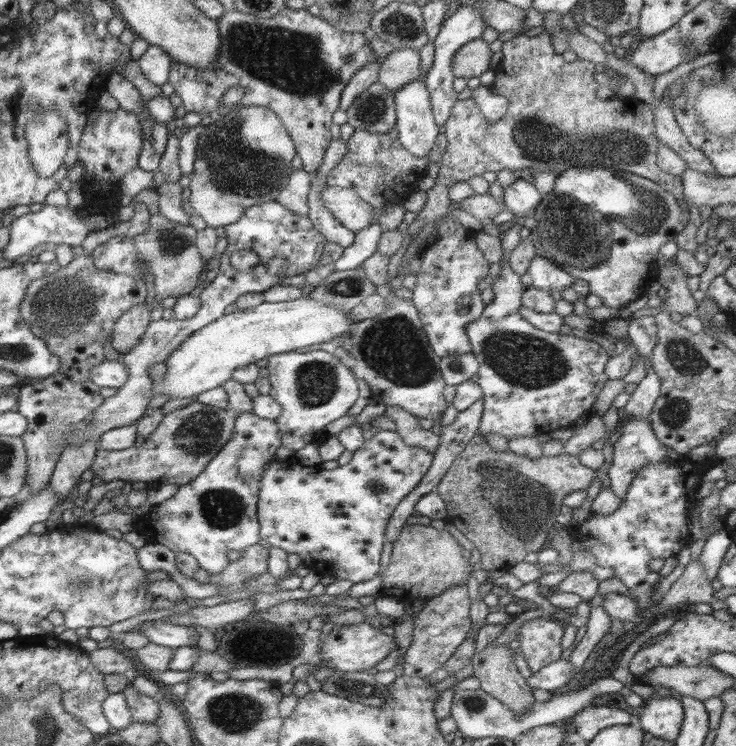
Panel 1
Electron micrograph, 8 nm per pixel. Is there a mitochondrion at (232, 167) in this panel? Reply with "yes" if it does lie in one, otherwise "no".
yes

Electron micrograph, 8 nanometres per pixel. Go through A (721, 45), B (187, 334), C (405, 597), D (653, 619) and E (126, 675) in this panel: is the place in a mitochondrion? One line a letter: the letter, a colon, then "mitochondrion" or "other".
A: other
B: other
C: other
D: other
E: other

